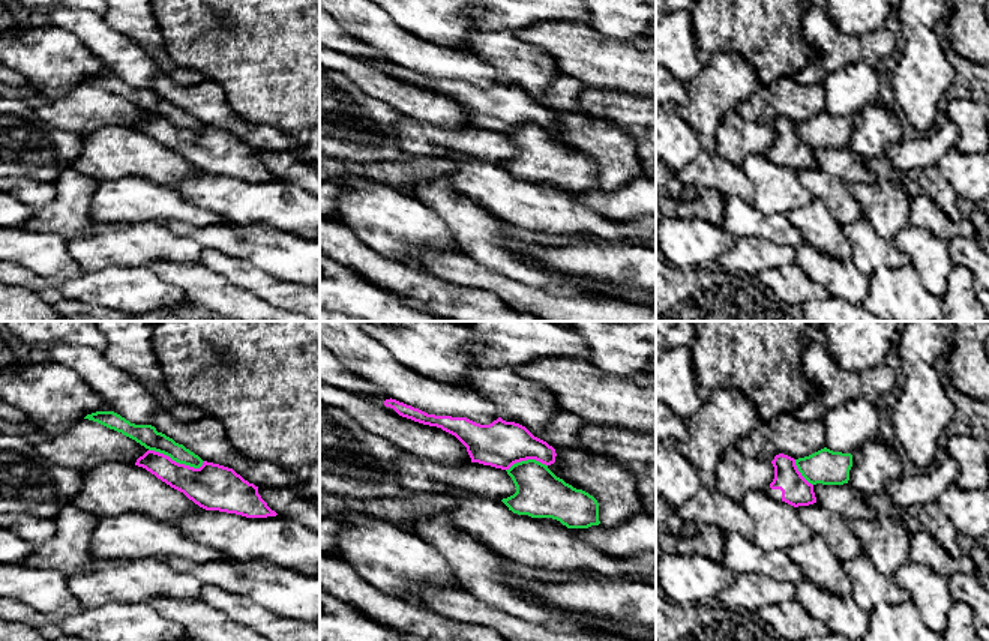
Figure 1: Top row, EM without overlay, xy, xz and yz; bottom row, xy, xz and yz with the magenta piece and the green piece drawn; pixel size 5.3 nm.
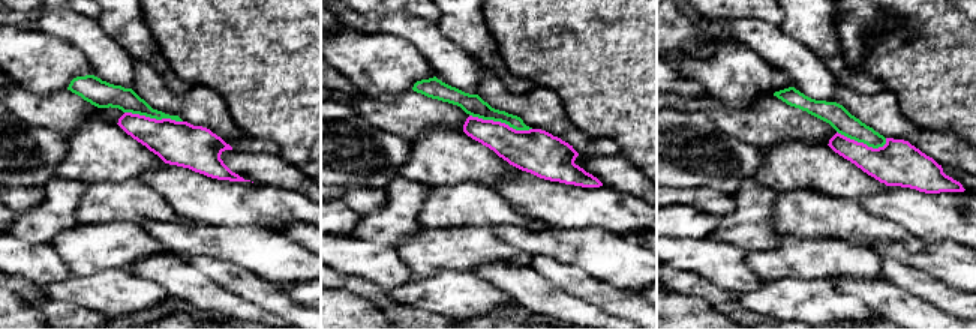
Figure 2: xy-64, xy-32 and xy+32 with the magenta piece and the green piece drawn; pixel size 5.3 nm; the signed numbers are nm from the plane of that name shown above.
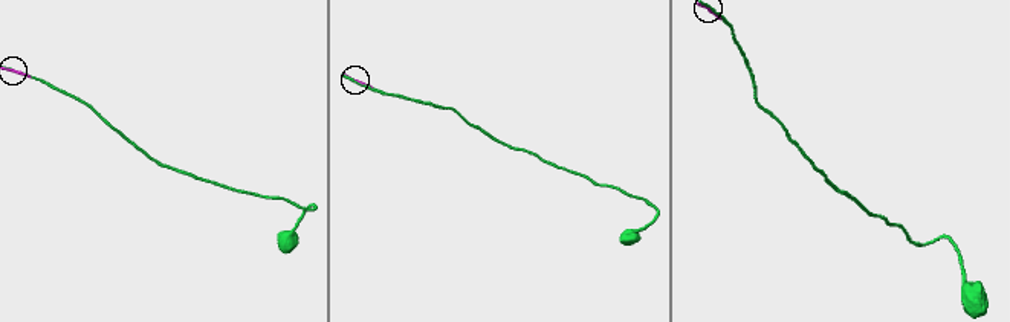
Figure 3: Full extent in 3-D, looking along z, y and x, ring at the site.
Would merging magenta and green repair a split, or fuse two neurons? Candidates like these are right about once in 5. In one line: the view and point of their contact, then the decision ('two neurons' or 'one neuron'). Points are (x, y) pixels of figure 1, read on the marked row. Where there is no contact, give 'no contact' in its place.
contact xy (177, 463); two neurons

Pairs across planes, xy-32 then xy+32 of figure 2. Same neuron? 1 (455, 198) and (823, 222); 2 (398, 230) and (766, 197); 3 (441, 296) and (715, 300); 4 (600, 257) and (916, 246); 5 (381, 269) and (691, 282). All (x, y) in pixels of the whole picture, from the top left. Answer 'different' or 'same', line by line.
1: same
2: same
3: different
4: different
5: different

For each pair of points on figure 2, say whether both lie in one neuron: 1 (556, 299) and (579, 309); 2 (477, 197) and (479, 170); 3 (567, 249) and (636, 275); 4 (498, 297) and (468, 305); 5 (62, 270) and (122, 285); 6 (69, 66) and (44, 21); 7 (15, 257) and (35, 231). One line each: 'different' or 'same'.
1: same
2: different
3: same
4: same
5: different
6: different
7: different

